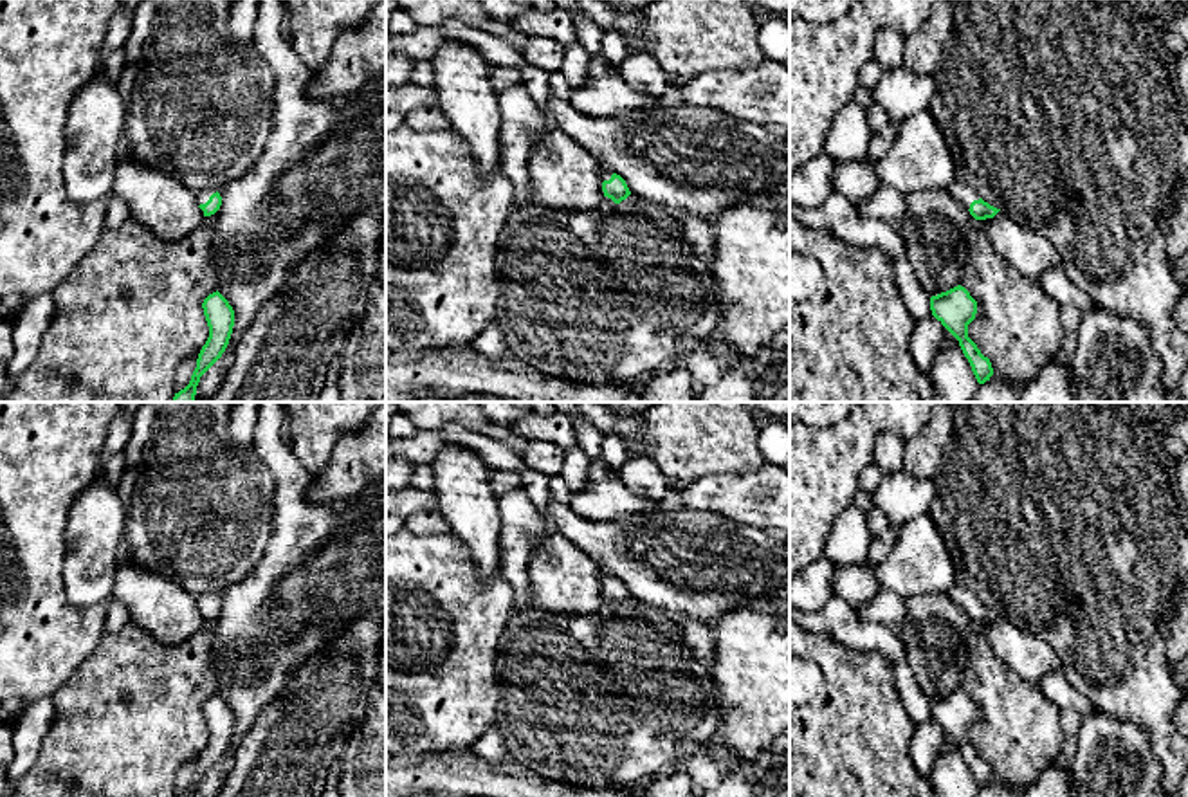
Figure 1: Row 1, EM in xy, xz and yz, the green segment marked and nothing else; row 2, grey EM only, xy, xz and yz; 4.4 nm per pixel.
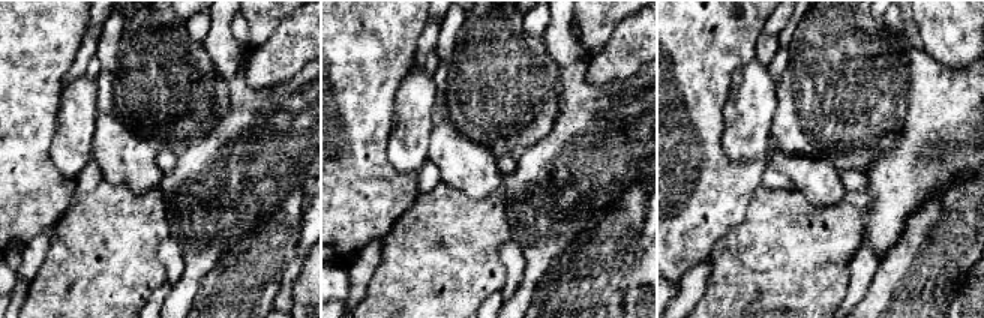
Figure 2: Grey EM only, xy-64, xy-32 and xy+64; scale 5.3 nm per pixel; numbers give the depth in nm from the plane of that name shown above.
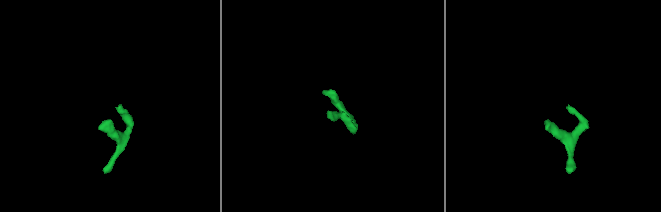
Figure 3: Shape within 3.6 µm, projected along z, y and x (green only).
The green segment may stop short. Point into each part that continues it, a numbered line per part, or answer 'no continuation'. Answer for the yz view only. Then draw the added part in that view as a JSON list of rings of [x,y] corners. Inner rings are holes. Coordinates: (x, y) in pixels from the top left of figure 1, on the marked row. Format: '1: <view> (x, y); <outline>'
1: yz (958, 190); [[[955,179],[950,184],[946,184],[945,188],[950,193],[950,197],[955,198],[959,204],[963,204],[966,209],[970,209],[970,204],[973,200],[981,198],[973,188]]]

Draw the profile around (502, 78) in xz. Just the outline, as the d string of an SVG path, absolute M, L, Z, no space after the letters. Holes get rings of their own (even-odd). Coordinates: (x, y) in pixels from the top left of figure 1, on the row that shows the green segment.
M492 67L490 85L496 92L512 85L521 85L521 70L517 67Z

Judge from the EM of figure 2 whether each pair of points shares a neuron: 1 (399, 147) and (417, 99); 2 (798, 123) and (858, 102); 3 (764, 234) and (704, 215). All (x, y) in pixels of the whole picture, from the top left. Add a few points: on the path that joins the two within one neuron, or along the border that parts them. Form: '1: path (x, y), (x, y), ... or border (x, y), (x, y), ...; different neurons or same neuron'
1: path (401, 135), (413, 123), (414, 111); same neuron
2: path (813, 117), (828, 104), (843, 102); same neuron
3: border (752, 194), (744, 218), (728, 230), (711, 251); different neurons

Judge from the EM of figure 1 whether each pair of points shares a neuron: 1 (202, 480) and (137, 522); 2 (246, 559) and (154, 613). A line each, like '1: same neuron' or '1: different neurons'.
1: same neuron
2: different neurons

